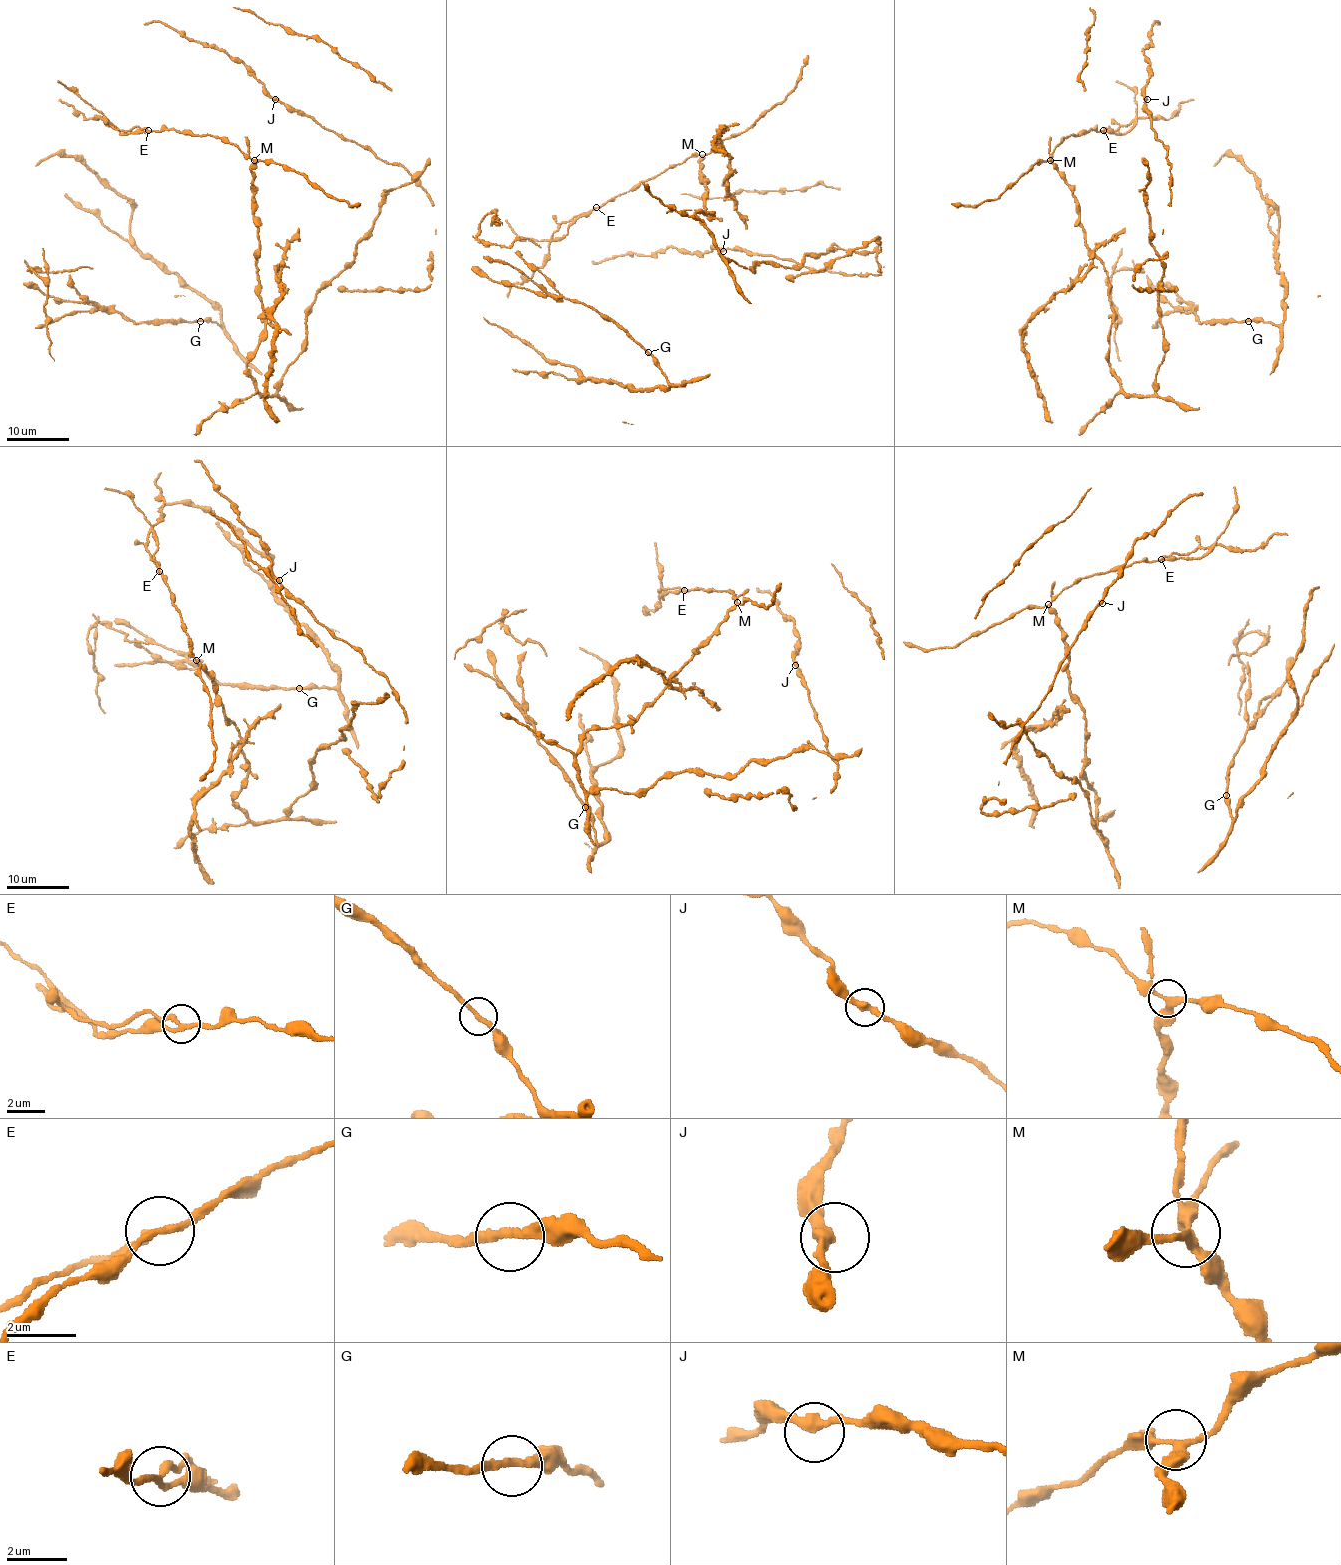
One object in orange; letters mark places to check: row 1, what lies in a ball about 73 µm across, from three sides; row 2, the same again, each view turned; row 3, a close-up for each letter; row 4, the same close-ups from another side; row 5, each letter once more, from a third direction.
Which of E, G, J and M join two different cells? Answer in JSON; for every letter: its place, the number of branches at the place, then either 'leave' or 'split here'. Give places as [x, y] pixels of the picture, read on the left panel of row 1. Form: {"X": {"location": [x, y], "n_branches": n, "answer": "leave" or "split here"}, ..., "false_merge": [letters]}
{"E": {"location": [148, 130], "n_branches": 2, "answer": "split here"}, "G": {"location": [200, 321], "n_branches": 2, "answer": "leave"}, "J": {"location": [275, 99], "n_branches": 2, "answer": "leave"}, "M": {"location": [254, 160], "n_branches": 3, "answer": "leave"}, "false_merge": ["E"]}

